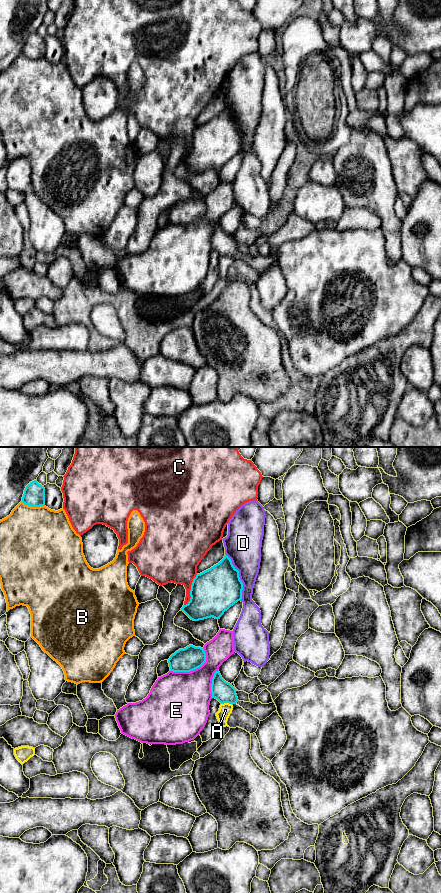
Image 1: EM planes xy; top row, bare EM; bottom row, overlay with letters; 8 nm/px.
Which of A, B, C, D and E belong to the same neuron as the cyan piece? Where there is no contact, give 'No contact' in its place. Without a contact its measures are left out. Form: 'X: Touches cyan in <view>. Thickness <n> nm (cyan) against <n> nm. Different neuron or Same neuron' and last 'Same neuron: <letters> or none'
A: Touches cyan in xy. Thickness 170 nm (cyan) against 100 nm. Different neuron
B: Touches cyan in xy. Thickness 180 nm (cyan) against 500 nm. Different neuron
C: Touches cyan in xy. Thickness 360 nm (cyan) against 320 nm. Different neuron
D: Touches cyan in xy. Thickness 360 nm (cyan) against 280 nm. Different neuron
E: Touches cyan in xy. Thickness 190 nm (cyan) against 440 nm. Different neuron
Same neuron: none

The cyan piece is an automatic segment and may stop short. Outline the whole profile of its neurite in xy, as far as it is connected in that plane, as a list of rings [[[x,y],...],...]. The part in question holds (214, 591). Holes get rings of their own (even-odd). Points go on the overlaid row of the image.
[[[224,558],[210,569],[197,574],[190,590],[190,601],[183,611],[191,620],[220,619],[231,606],[242,599],[243,583],[231,559]]]

